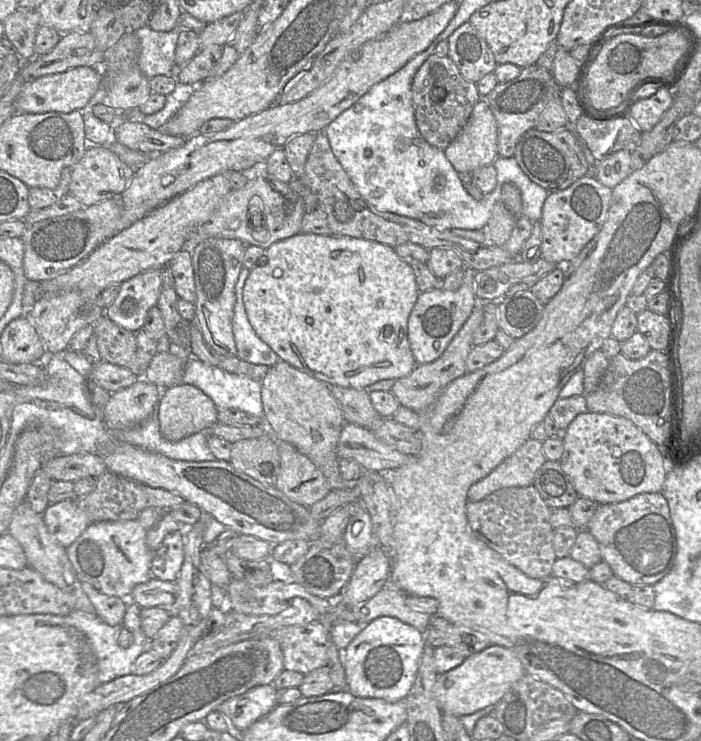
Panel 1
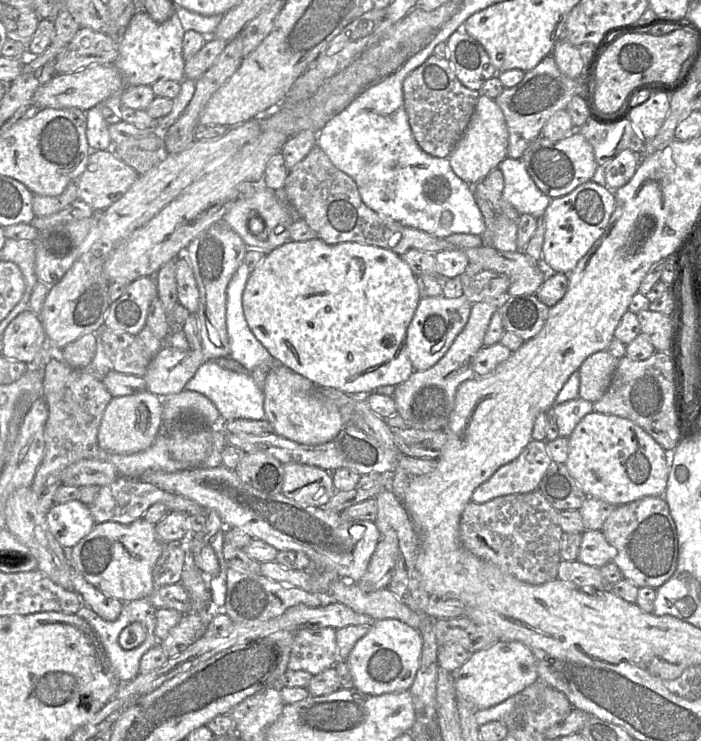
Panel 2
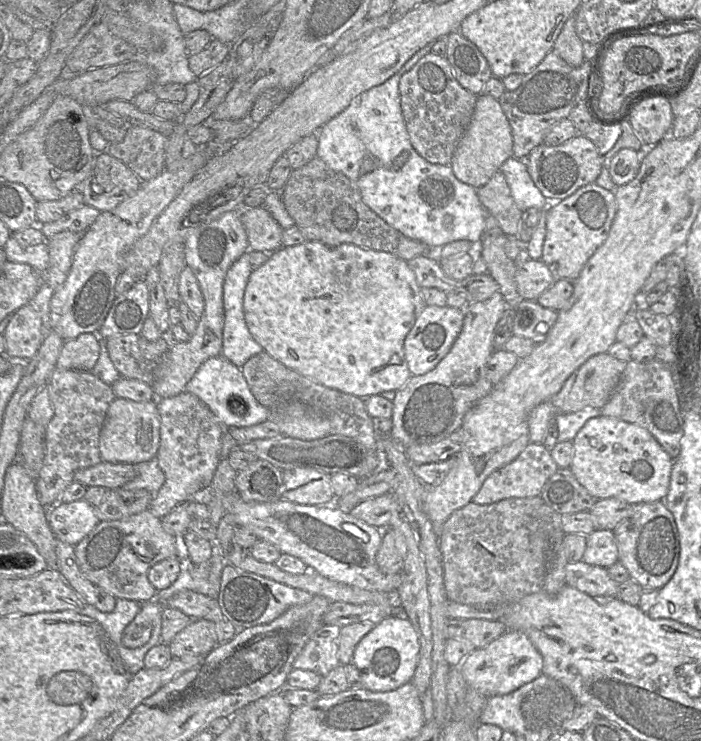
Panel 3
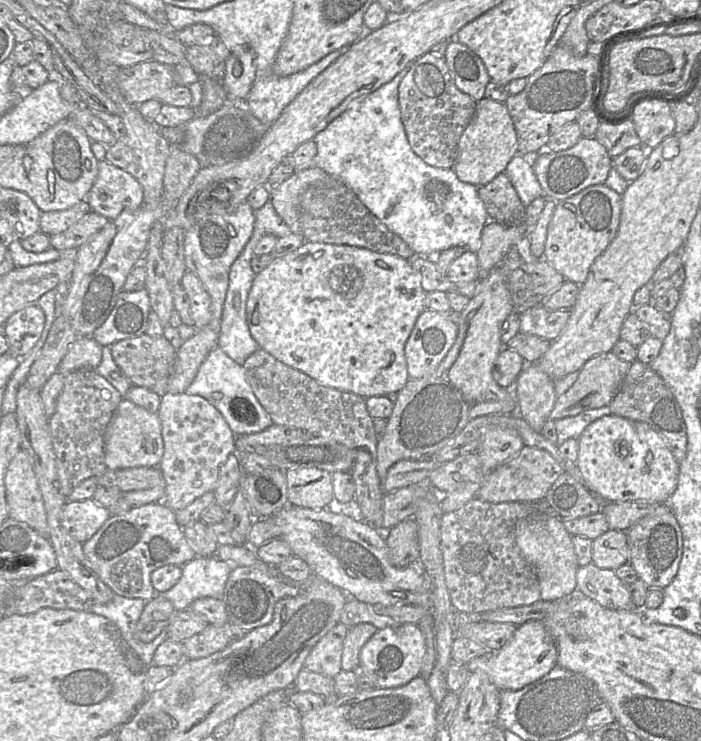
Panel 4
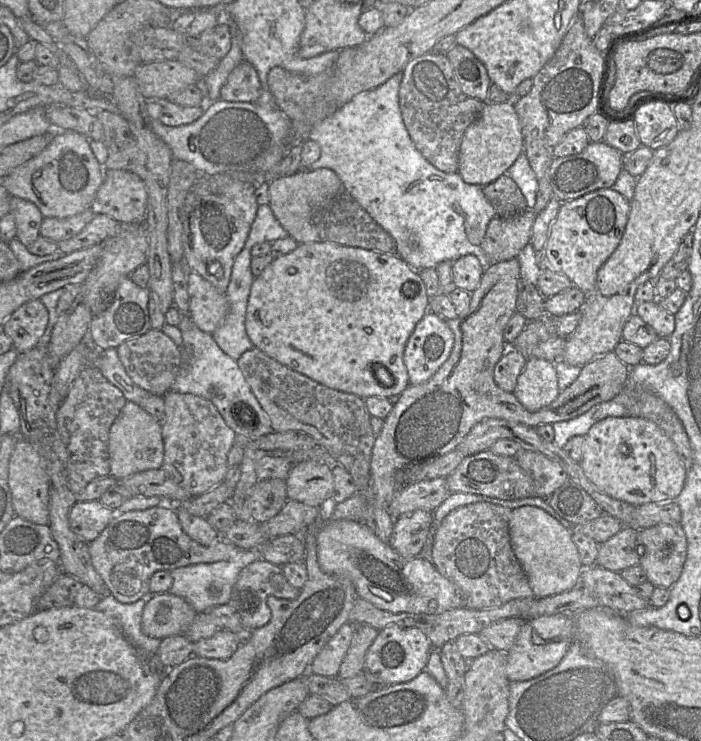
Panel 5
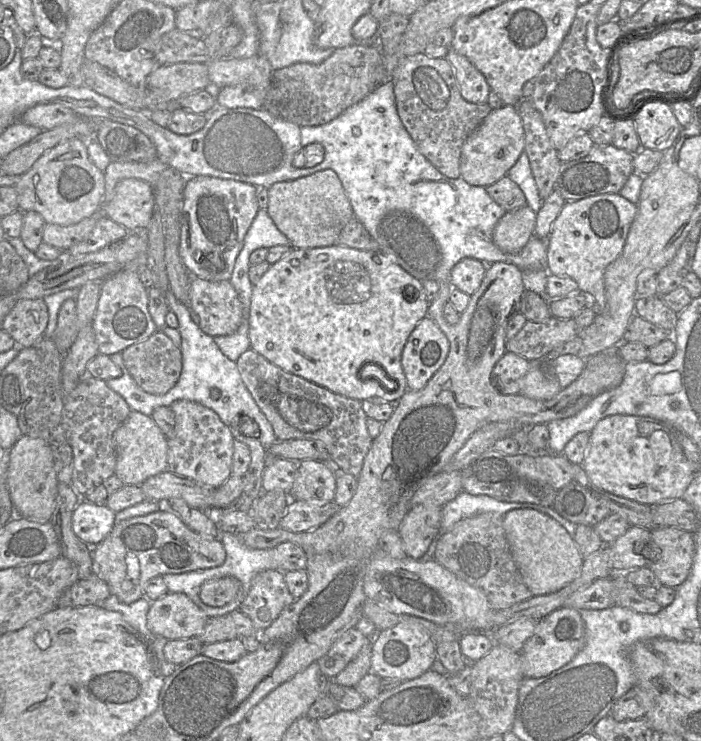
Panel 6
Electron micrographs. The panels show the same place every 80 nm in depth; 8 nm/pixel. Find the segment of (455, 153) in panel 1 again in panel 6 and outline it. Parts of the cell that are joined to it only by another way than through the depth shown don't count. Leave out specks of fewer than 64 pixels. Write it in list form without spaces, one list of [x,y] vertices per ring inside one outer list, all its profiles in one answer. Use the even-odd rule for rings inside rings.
[[[502,105],[499,109],[493,109],[464,142],[460,177],[473,186],[490,186],[507,175],[523,151],[524,130],[517,106]]]

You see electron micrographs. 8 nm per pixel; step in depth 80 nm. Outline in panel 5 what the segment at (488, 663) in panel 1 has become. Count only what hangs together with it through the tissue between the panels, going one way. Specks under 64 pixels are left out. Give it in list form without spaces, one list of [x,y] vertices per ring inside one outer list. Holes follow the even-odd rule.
[[[562,614],[525,620],[513,646],[506,652],[506,676],[513,682],[534,679],[555,668],[573,642],[573,617]]]

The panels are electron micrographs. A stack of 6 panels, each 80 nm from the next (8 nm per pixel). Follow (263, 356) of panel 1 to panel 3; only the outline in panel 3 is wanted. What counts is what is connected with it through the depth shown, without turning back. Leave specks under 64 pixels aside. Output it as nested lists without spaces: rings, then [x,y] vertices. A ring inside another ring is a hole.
[[[249,250],[242,254],[228,269],[223,285],[224,327],[222,356],[241,368],[251,357],[263,352],[263,348],[252,337],[244,316],[244,293],[252,273]]]

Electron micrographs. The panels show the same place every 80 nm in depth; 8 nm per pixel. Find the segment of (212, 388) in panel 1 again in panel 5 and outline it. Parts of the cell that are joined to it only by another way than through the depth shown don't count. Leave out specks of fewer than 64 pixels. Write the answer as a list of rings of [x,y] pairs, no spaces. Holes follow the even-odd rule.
[[[189,314],[182,315],[181,321],[177,327],[179,328],[182,335],[181,367],[178,376],[176,377],[171,387],[171,390],[179,393],[194,394],[196,396],[209,400],[217,408],[218,412],[224,419],[226,425],[231,430],[233,430],[234,433],[238,435],[248,437],[251,440],[255,441],[256,439],[258,439],[263,435],[274,432],[268,415],[262,409],[258,400],[252,393],[252,390],[249,384],[247,383],[245,377],[243,376],[240,368],[238,367],[237,362],[233,360],[231,357],[229,357],[228,355],[226,355],[220,349],[220,347],[214,341],[211,334],[202,332],[192,321]],[[212,386],[215,386],[217,388],[216,397],[212,397],[210,394],[210,389]],[[234,409],[236,410],[235,415],[237,416],[237,419],[240,418],[241,416],[247,416],[253,421],[255,421],[256,423],[256,420],[258,418],[258,426],[255,429],[247,429],[243,427],[244,426],[243,424],[248,424],[248,423],[240,422],[241,424],[238,425],[234,418]]]

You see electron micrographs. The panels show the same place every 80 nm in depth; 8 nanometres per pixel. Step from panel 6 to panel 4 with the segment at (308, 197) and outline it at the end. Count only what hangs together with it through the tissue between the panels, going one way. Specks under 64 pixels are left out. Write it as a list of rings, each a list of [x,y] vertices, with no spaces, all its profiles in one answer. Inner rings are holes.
[[[311,167],[297,171],[281,184],[269,187],[270,201],[281,219],[292,233],[301,233],[299,222],[299,203],[307,188],[329,176],[324,170]]]

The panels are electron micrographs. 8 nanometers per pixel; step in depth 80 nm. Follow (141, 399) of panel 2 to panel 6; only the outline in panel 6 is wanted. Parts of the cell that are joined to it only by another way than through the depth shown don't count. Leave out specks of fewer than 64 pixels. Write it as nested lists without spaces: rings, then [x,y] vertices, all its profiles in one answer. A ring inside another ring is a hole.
[[[131,410],[125,421],[114,432],[113,444],[117,456],[115,475],[124,484],[141,485],[147,478],[168,468],[167,438],[151,416]]]

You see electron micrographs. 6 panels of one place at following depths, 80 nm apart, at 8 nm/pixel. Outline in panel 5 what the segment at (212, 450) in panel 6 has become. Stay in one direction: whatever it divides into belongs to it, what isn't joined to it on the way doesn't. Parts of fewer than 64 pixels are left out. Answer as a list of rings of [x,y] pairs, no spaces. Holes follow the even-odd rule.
[[[171,389],[162,397],[165,405],[165,419],[161,426],[164,441],[164,459],[161,468],[183,487],[190,497],[199,496],[224,481],[228,452],[234,444],[236,434],[226,425],[217,408],[209,400]]]

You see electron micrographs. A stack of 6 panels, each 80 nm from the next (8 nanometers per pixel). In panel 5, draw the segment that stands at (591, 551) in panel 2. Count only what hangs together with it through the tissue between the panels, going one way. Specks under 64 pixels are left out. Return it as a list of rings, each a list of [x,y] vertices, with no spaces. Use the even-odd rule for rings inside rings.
[[[623,526],[607,541],[599,543],[596,564],[618,573],[628,567],[639,565],[640,556],[645,553],[645,548],[639,545],[638,532],[639,529],[635,527]]]

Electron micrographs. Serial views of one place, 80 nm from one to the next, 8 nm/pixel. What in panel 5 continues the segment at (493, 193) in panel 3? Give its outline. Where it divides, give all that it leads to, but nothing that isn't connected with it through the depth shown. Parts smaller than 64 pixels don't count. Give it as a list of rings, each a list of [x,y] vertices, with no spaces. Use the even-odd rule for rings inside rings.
[[[507,174],[484,186],[482,191],[492,205],[496,217],[512,217],[528,210],[521,190]]]

